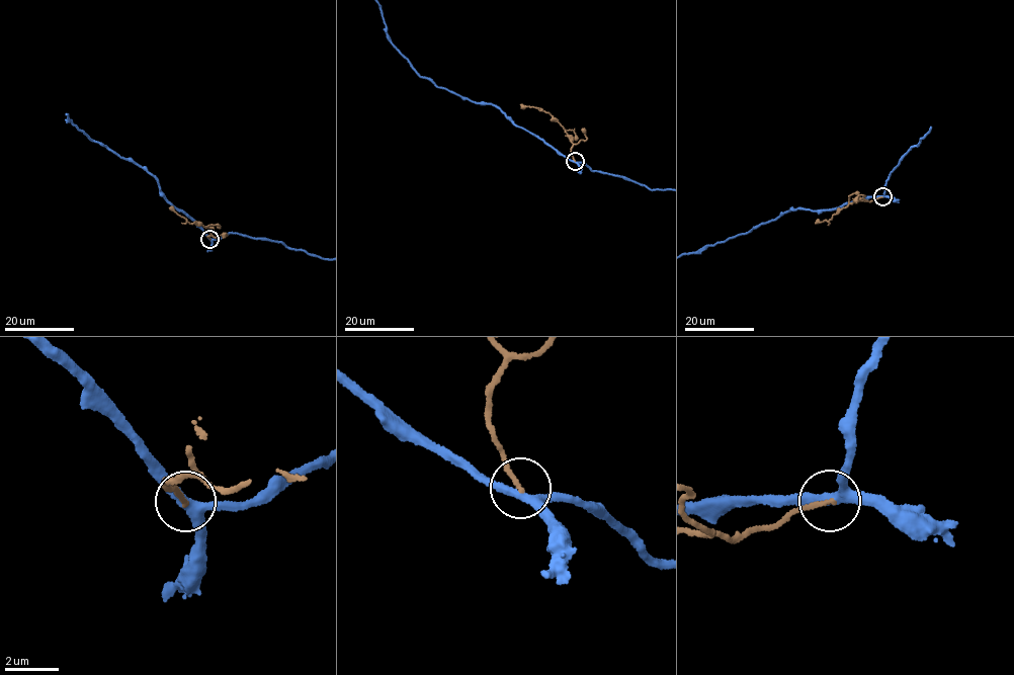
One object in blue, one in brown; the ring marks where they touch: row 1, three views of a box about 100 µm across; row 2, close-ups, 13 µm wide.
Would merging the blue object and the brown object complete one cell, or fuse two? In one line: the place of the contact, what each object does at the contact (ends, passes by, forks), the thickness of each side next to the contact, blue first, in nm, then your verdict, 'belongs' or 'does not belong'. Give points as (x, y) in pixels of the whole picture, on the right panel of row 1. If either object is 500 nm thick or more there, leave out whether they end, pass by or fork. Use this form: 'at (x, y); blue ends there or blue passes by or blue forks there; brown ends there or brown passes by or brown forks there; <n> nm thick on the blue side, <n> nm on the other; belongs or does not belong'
at (882, 196); blue forks there; brown ends there; 320 nm thick on the blue side, 180 nm on the other; does not belong

